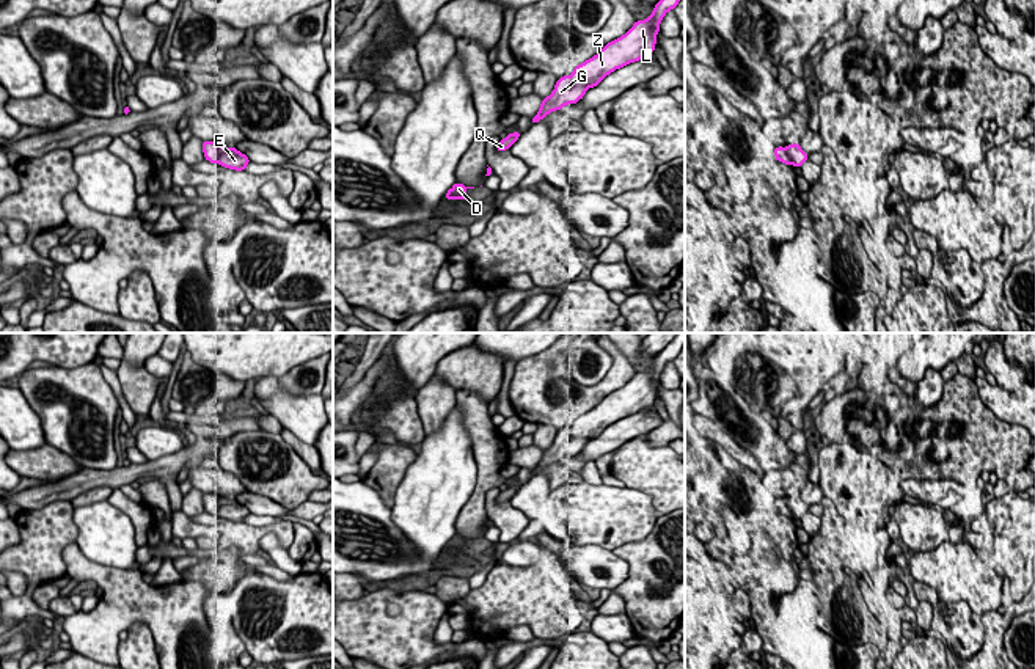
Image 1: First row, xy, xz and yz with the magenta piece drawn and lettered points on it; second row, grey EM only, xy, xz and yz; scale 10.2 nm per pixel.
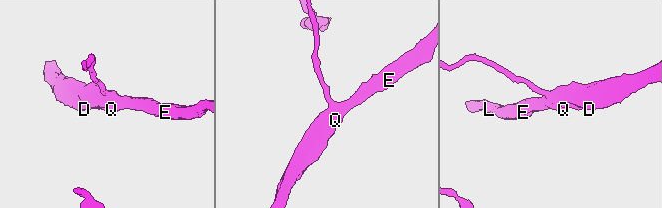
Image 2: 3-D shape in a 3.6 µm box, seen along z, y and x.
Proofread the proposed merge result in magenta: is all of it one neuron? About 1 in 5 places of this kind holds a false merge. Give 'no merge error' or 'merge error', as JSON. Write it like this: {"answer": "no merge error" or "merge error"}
{"answer": "no merge error"}

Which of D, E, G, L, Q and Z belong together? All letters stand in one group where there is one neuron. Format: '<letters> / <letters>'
D E G L Q Z

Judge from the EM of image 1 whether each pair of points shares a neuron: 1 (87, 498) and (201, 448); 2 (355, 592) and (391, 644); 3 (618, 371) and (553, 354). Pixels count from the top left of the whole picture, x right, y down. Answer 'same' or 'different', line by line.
1: different
2: same
3: same

